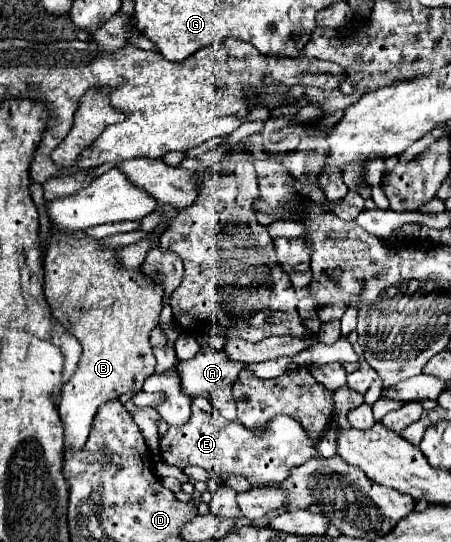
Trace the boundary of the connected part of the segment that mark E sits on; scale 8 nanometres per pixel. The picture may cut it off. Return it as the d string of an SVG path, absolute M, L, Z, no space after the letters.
M193 398L191 420L185 426L171 426L161 438L161 456L171 466L201 466L217 482L225 482L229 476L243 476L251 486L277 484L289 478L291 468L317 458L315 444L303 432L303 426L293 418L273 418L273 428L247 430L241 422L227 422L207 398Z

